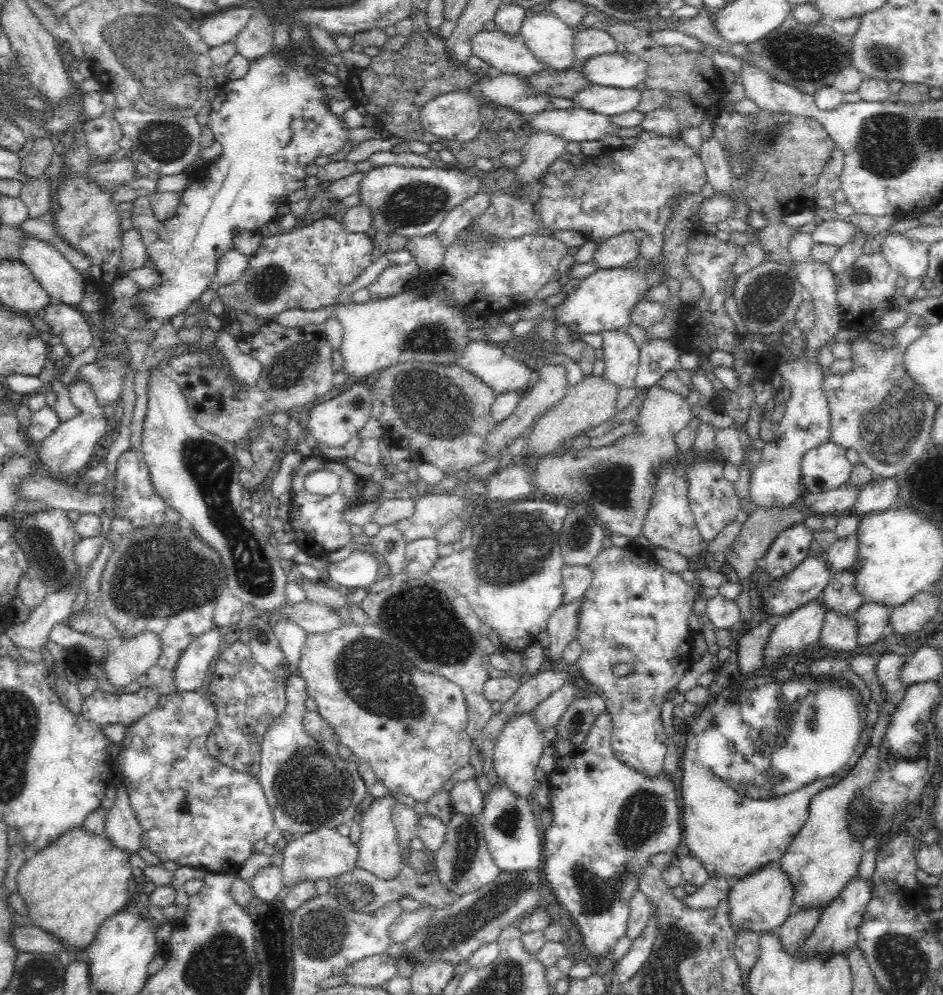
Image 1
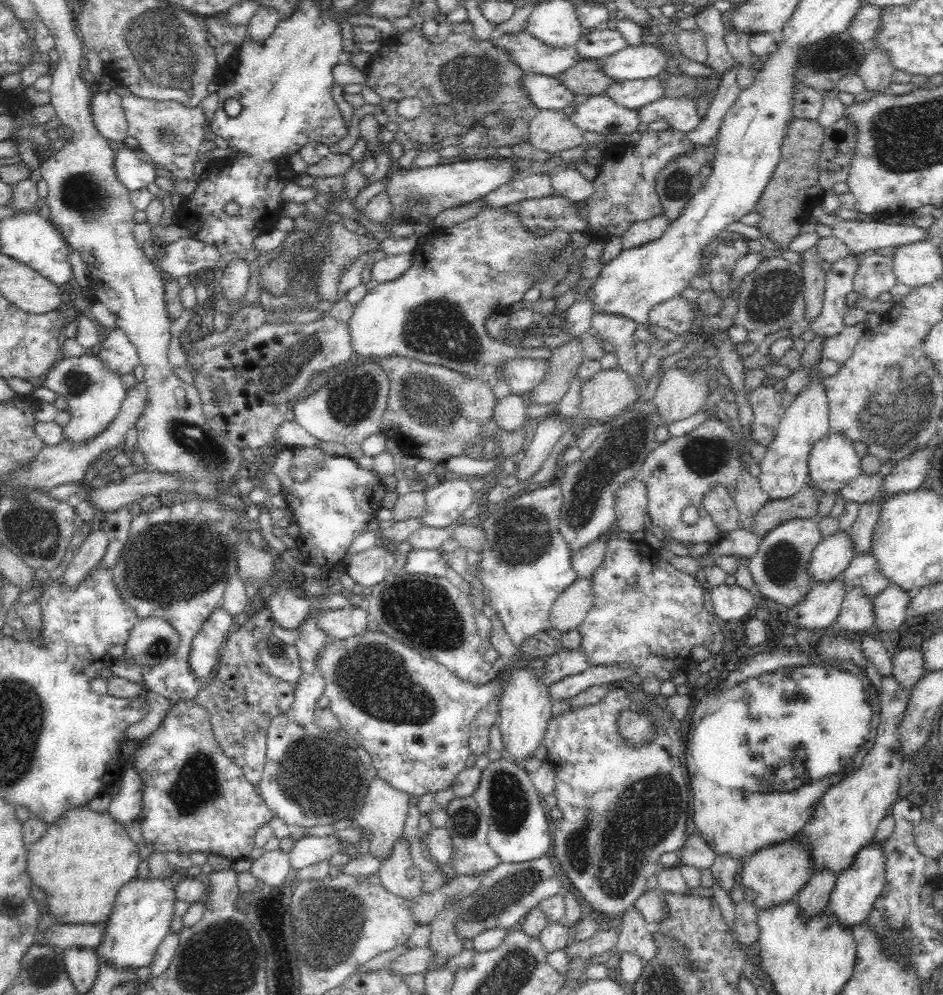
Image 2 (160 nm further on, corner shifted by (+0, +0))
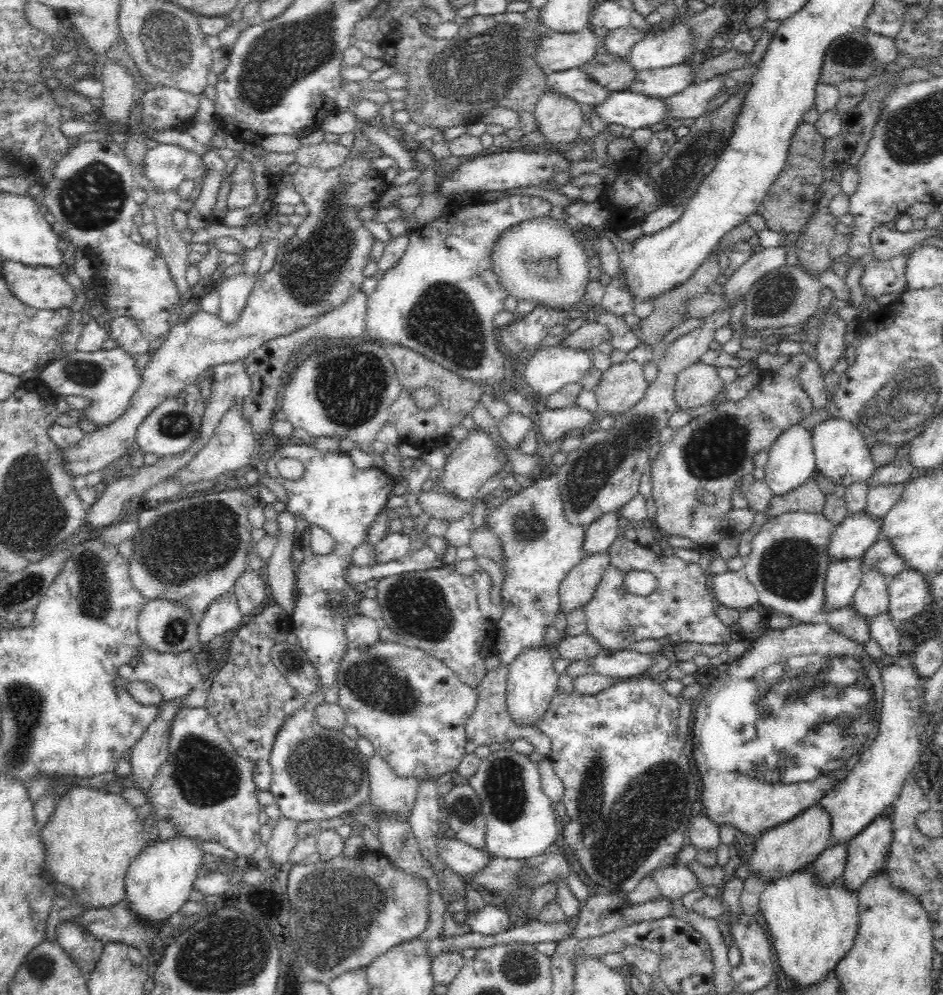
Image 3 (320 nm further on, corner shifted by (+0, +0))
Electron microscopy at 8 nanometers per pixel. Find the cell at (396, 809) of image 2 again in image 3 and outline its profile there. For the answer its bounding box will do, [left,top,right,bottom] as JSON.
[367,752,420,818]

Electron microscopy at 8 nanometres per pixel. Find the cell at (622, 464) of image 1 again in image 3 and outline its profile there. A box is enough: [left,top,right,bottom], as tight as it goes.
[675,360,722,410]

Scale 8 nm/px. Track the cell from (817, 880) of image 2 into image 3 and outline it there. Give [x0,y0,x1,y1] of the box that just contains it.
[811,842,848,884]

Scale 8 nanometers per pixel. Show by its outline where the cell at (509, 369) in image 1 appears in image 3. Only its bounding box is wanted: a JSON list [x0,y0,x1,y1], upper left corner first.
[523,343,593,396]

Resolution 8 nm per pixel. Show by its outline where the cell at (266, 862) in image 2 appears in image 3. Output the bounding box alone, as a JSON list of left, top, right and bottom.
[267,815,299,865]

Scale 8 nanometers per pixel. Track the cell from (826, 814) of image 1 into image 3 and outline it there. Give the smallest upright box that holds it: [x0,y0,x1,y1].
[819,660,926,845]

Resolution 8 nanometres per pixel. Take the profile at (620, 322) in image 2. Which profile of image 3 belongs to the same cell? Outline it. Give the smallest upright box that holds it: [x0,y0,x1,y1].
[601,270,637,317]

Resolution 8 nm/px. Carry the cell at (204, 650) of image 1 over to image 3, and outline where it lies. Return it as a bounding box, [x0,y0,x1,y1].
[198,590,243,645]

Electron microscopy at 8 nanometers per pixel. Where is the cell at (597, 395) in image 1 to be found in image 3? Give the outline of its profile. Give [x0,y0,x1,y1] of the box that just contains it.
[594,358,648,415]

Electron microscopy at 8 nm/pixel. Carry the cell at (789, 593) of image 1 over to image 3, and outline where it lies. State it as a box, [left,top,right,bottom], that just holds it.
[829,510,884,560]

